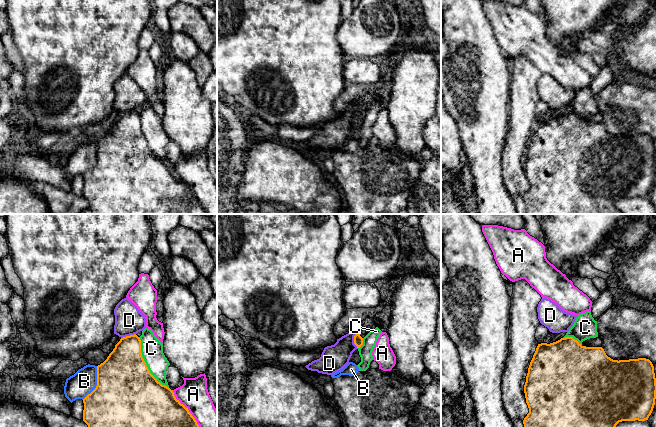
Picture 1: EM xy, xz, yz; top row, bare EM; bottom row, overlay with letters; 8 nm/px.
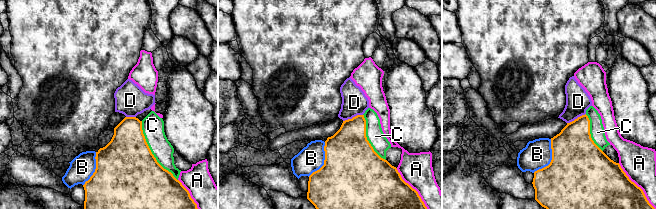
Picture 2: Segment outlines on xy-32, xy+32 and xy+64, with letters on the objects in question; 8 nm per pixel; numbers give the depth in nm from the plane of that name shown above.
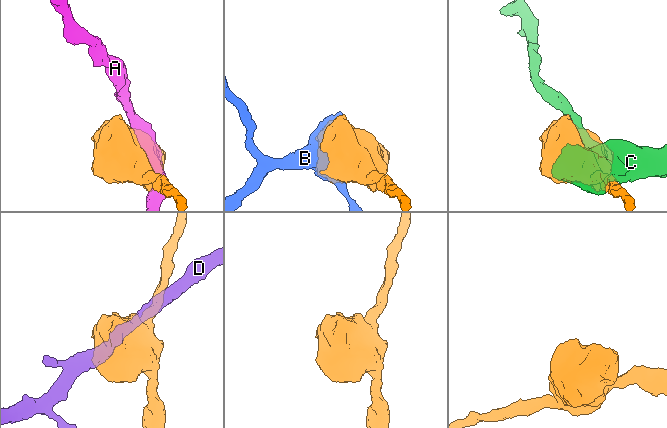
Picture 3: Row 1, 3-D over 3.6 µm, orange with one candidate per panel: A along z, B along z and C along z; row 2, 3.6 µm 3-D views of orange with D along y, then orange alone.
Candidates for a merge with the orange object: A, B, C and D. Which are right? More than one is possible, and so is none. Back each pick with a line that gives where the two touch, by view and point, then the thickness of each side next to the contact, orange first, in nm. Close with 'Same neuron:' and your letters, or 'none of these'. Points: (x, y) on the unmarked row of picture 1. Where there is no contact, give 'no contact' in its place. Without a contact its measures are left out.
Same neuron: none of these

